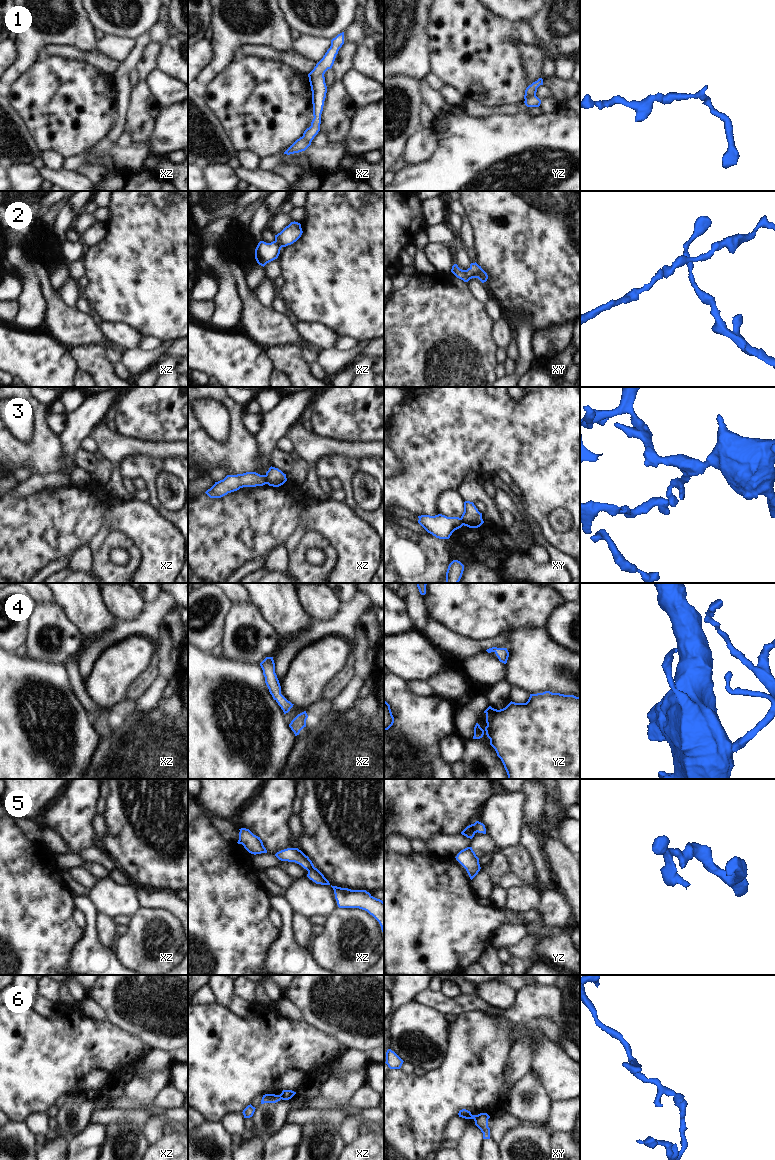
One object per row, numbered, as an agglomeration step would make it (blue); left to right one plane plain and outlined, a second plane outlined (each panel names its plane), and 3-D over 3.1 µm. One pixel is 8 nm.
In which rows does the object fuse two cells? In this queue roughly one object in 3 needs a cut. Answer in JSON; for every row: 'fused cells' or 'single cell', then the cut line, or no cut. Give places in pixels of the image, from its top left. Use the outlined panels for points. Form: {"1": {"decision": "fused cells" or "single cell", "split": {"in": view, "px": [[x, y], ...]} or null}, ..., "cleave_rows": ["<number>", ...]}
{"1": {"decision": "fused cells", "split": {"in": "xz", "px": [[302, 136], [310, 143]]}}, "2": {"decision": "single cell", "split": null}, "3": {"decision": "fused cells", "split": {"in": "xz", "px": [[264, 475], [266, 483]]}}, "4": {"decision": "single cell", "split": null}, "5": {"decision": "fused cells", "split": {"in": "yz", "px": [[472, 824], [476, 832]]}}, "6": {"decision": "fused cells", "split": {"in": "xz", "px": [[279, 1095], [282, 1098]]}}, "cleave_rows": ["1", "3", "5", "6"]}

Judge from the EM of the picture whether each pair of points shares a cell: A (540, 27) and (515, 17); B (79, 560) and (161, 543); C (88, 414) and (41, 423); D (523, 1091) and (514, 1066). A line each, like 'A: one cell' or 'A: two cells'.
A: two cells
B: two cells
C: two cells
D: two cells

